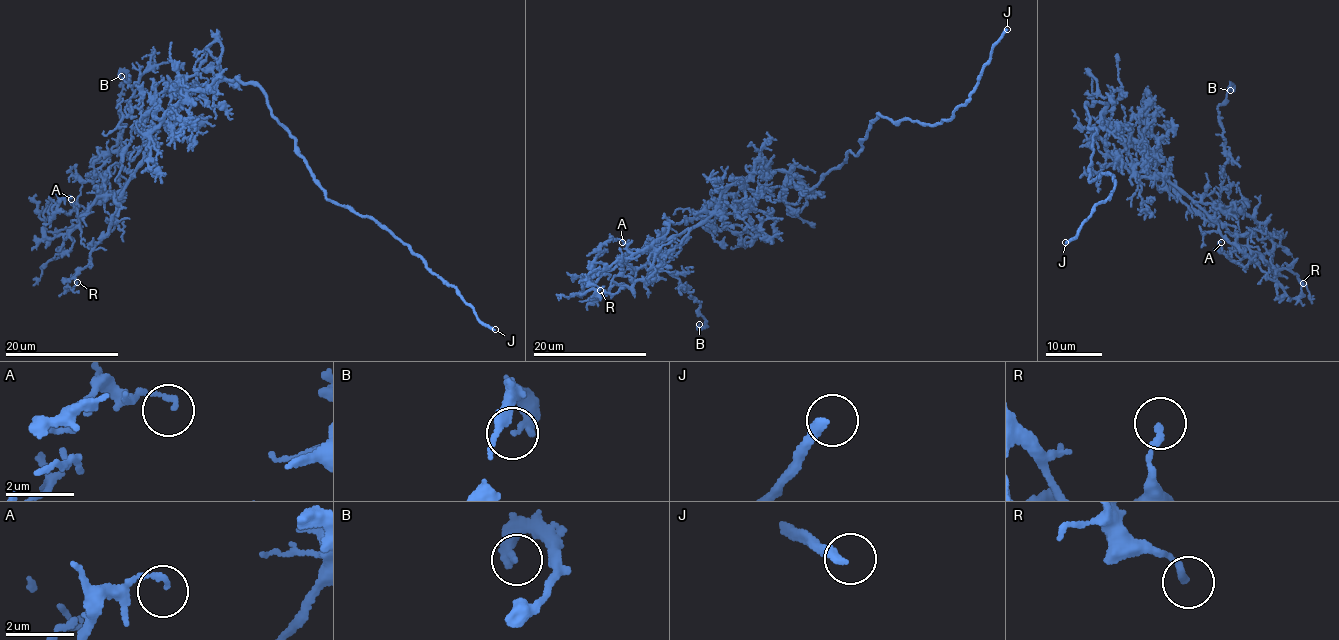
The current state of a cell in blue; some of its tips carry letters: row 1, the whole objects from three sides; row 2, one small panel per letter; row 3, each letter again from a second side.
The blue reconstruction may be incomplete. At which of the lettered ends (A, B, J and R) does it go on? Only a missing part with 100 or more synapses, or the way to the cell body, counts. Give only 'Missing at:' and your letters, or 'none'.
Missing at: J

